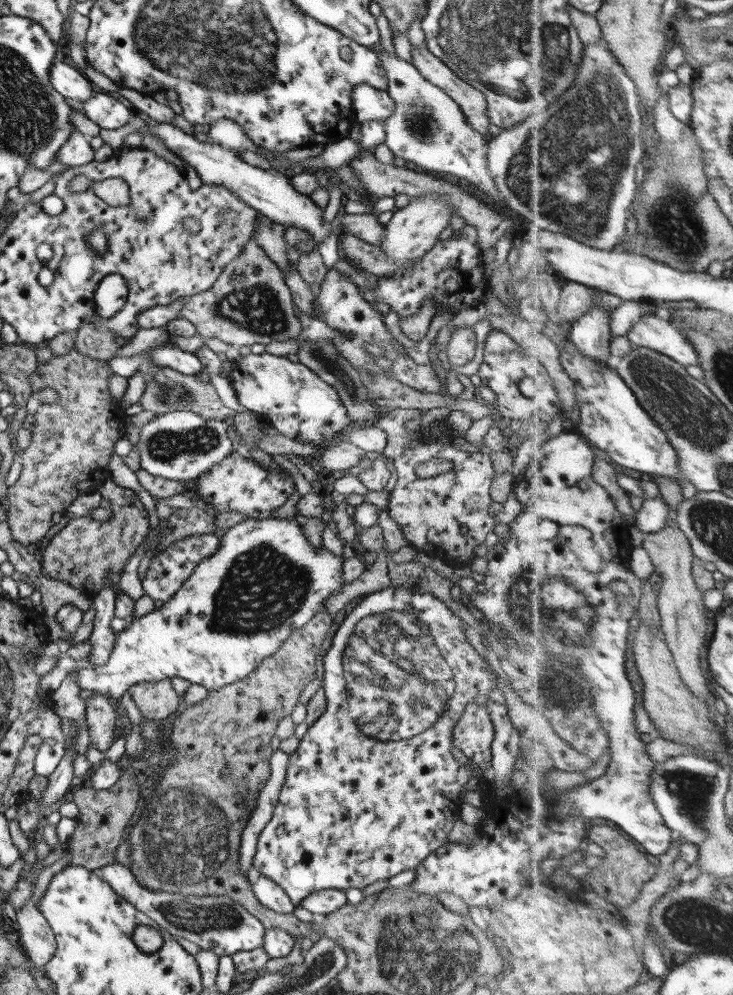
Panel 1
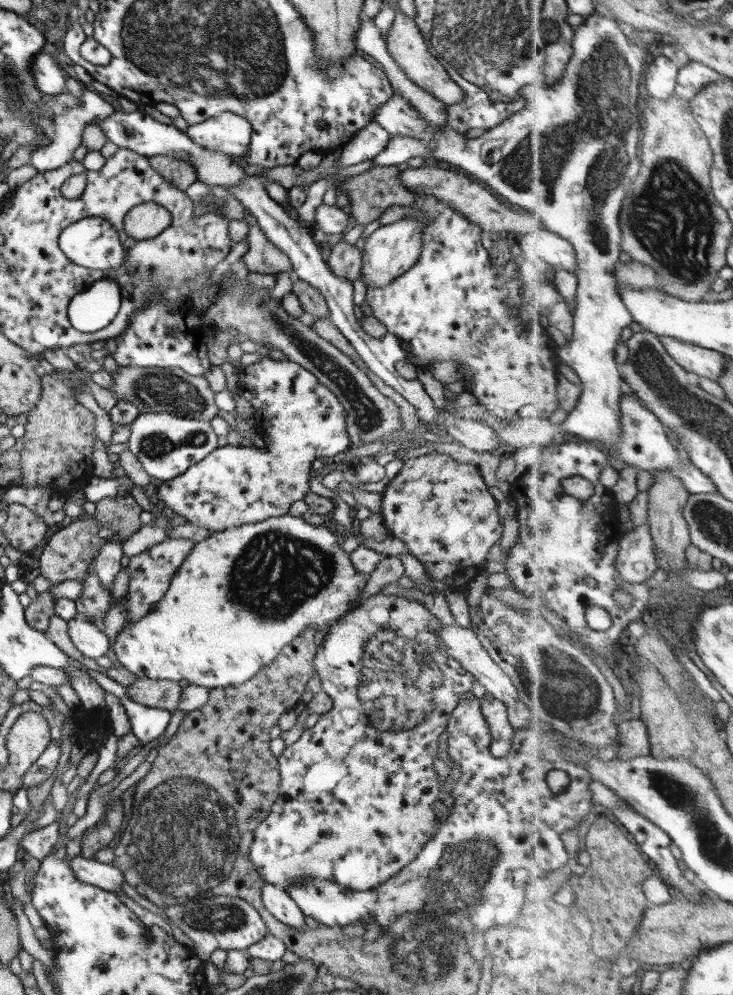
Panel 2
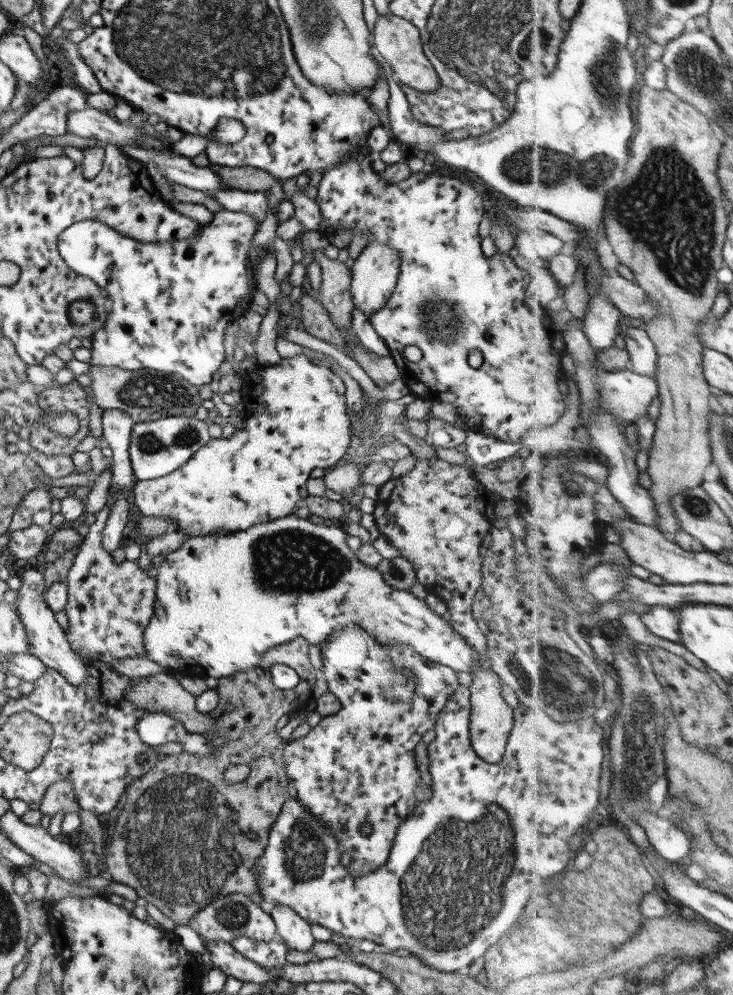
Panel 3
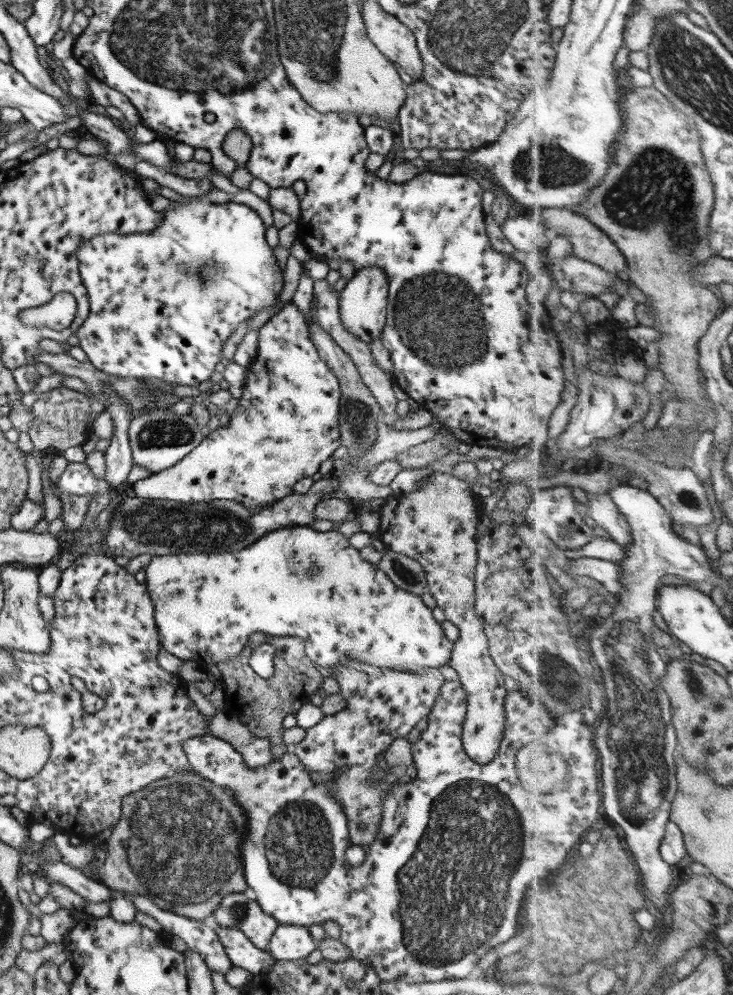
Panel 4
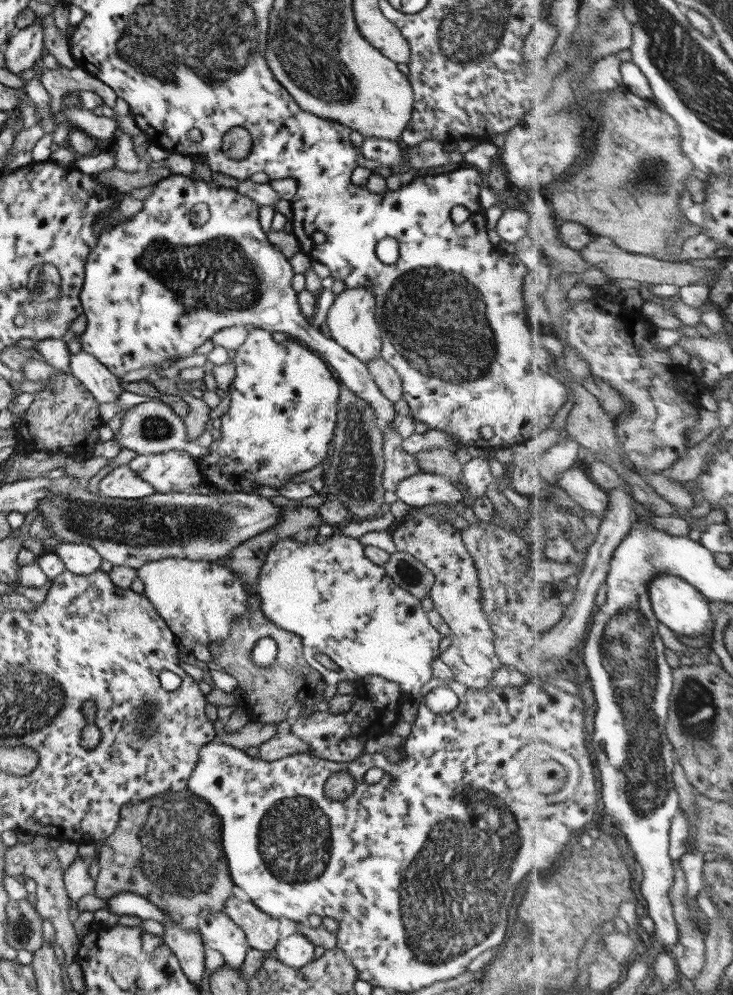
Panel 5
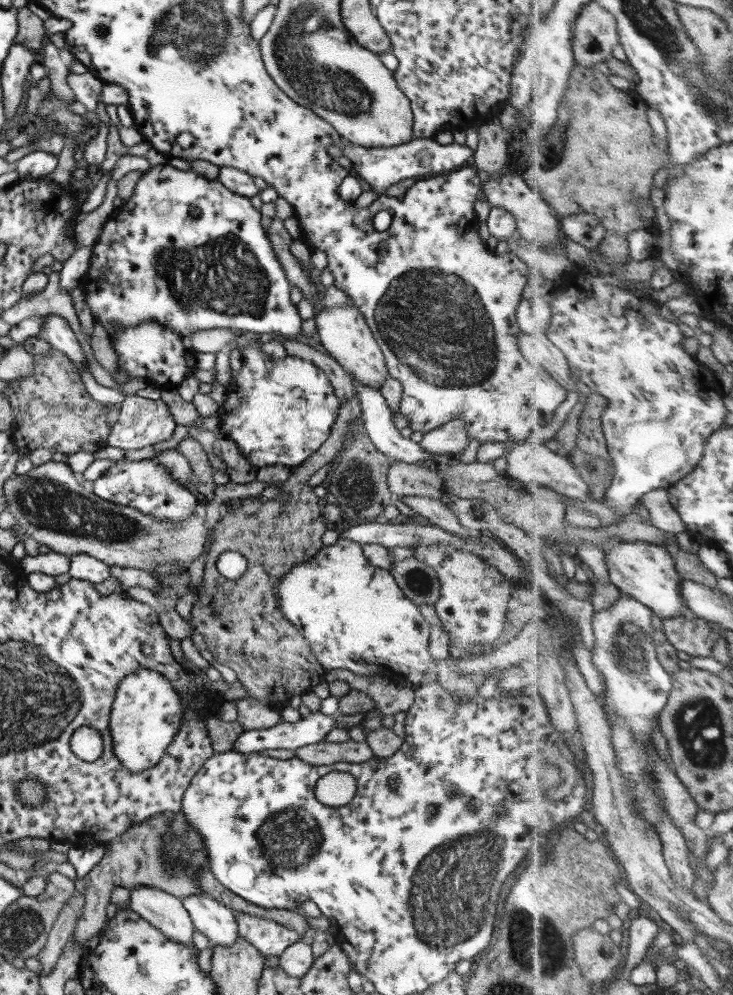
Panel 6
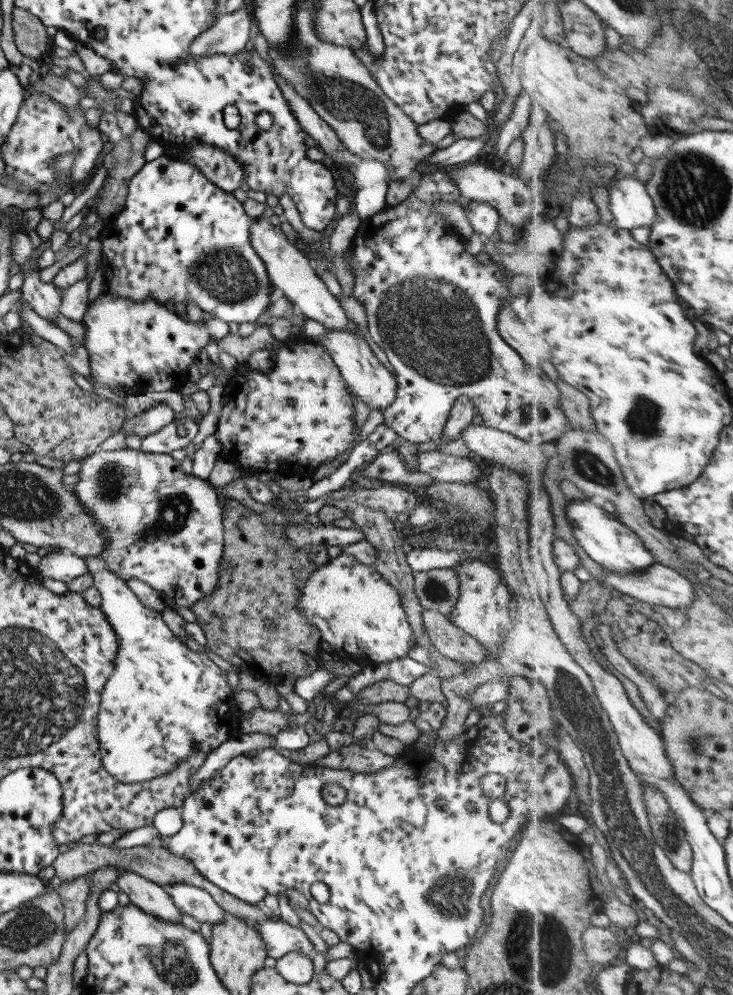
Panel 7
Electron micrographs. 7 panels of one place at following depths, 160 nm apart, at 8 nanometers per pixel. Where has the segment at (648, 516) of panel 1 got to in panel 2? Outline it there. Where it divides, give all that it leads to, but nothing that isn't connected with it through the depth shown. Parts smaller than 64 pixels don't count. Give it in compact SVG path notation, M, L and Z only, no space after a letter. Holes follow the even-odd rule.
M646 522L623 537L616 558L616 569L623 577L625 586L631 586L653 578L658 568L654 538L650 524Z

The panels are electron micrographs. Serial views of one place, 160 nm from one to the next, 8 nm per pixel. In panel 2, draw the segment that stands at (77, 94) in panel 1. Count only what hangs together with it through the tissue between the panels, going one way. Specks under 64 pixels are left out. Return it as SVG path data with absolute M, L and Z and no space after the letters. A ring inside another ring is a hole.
M47 49L36 52L28 69L32 74L35 89L41 95L53 96L66 91L65 75L50 55L51 53Z

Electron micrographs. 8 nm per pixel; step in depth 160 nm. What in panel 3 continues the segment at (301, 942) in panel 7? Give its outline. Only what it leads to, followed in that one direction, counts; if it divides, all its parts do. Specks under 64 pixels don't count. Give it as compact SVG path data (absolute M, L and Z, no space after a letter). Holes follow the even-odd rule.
M231 893L217 898L201 911L195 912L191 920L197 924L197 935L201 940L216 941L220 940L229 943L236 936L244 936L254 941L271 941L275 925L269 914L259 906L255 906L247 896L239 893Z

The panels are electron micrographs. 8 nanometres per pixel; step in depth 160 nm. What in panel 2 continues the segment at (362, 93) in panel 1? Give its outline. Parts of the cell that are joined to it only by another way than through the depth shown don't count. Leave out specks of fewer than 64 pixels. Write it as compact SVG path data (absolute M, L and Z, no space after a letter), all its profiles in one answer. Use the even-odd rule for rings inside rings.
M596 12L586 17L585 22L575 29L572 42L574 53L562 79L547 88L541 84L523 85L518 94L522 96L525 106L479 137L467 139L453 129L433 128L397 94L375 108L372 117L390 136L408 136L424 142L430 148L432 156L438 158L445 167L453 165L461 168L468 174L473 174L477 180L489 184L491 190L495 190L501 198L507 198L511 204L533 208L534 219L541 215L547 229L574 244L579 280L577 306L573 312L573 334L570 335L569 346L559 349L559 357L563 364L576 372L584 388L577 406L560 421L563 430L581 440L600 445L609 454L607 446L619 445L623 435L622 396L626 385L616 359L616 350L622 342L623 328L634 322L619 292L618 278L614 274L622 251L622 232L619 228L621 204L625 192L630 189L631 180L638 176L639 168L642 168L642 160L639 160L639 144L642 142L639 142L641 122L637 110L637 90L639 80L644 76L641 72L645 66L645 49L631 42L615 16L603 16Z

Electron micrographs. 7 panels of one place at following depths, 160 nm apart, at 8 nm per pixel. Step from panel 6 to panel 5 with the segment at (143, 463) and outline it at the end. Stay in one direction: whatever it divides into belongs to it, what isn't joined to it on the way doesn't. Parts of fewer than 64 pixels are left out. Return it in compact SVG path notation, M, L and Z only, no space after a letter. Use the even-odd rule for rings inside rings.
M127 465L113 468L102 479L99 479L98 490L108 499L137 499L149 496L155 492L154 488L139 478Z

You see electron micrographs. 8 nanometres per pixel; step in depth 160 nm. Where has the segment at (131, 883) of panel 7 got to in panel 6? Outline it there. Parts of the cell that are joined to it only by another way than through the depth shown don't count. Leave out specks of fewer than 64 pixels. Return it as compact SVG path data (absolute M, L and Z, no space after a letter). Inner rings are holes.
M143 885L131 887L129 891L128 910L135 912L167 938L193 947L192 930L195 928L179 898Z

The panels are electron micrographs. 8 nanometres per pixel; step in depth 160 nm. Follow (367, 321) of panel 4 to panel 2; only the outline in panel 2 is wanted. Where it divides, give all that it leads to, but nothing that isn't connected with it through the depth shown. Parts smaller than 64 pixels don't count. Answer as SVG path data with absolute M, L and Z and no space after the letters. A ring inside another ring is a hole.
M403 217L391 225L381 225L365 238L361 248L361 270L359 281L369 290L381 289L395 281L406 270L409 270L421 250L422 222L413 218Z

